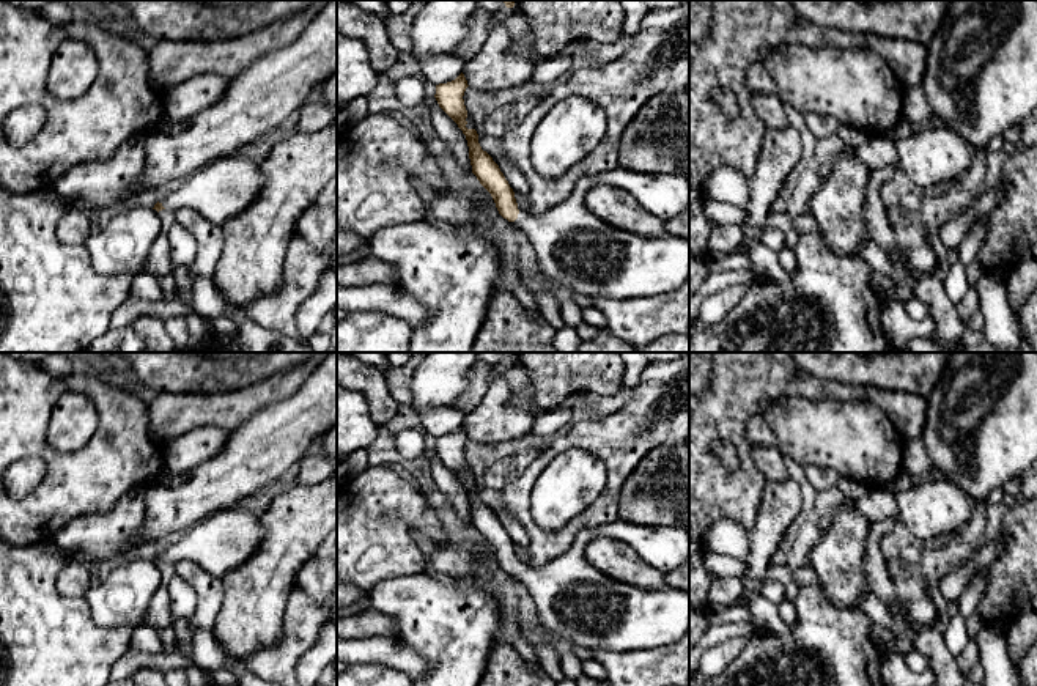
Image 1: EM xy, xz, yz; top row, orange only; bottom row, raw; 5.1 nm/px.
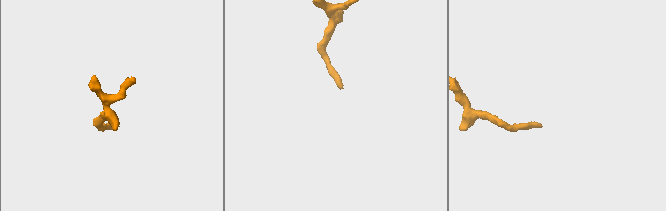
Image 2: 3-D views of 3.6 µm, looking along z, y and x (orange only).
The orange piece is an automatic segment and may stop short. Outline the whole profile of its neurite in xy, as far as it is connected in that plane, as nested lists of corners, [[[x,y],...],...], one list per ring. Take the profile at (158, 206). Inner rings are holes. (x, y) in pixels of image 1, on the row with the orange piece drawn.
[[[238,153],[192,173],[162,203],[157,201],[153,209],[178,212],[181,208],[190,208],[208,222],[223,227],[231,217],[250,206],[261,187],[260,164]]]

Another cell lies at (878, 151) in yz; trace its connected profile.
[[[886,135],[869,137],[862,146],[854,149],[854,156],[870,170],[899,164],[894,140]]]

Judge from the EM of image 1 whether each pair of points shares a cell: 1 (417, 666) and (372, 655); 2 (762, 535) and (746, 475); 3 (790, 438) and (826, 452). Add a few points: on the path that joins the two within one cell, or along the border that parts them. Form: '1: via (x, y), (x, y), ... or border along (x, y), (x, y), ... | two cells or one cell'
1: via (406, 661), (398, 655), (383, 655) | one cell
2: border along (767, 480), (757, 516), (748, 532) | two cells
3: via (800, 438), (812, 438), (817, 442) | one cell

